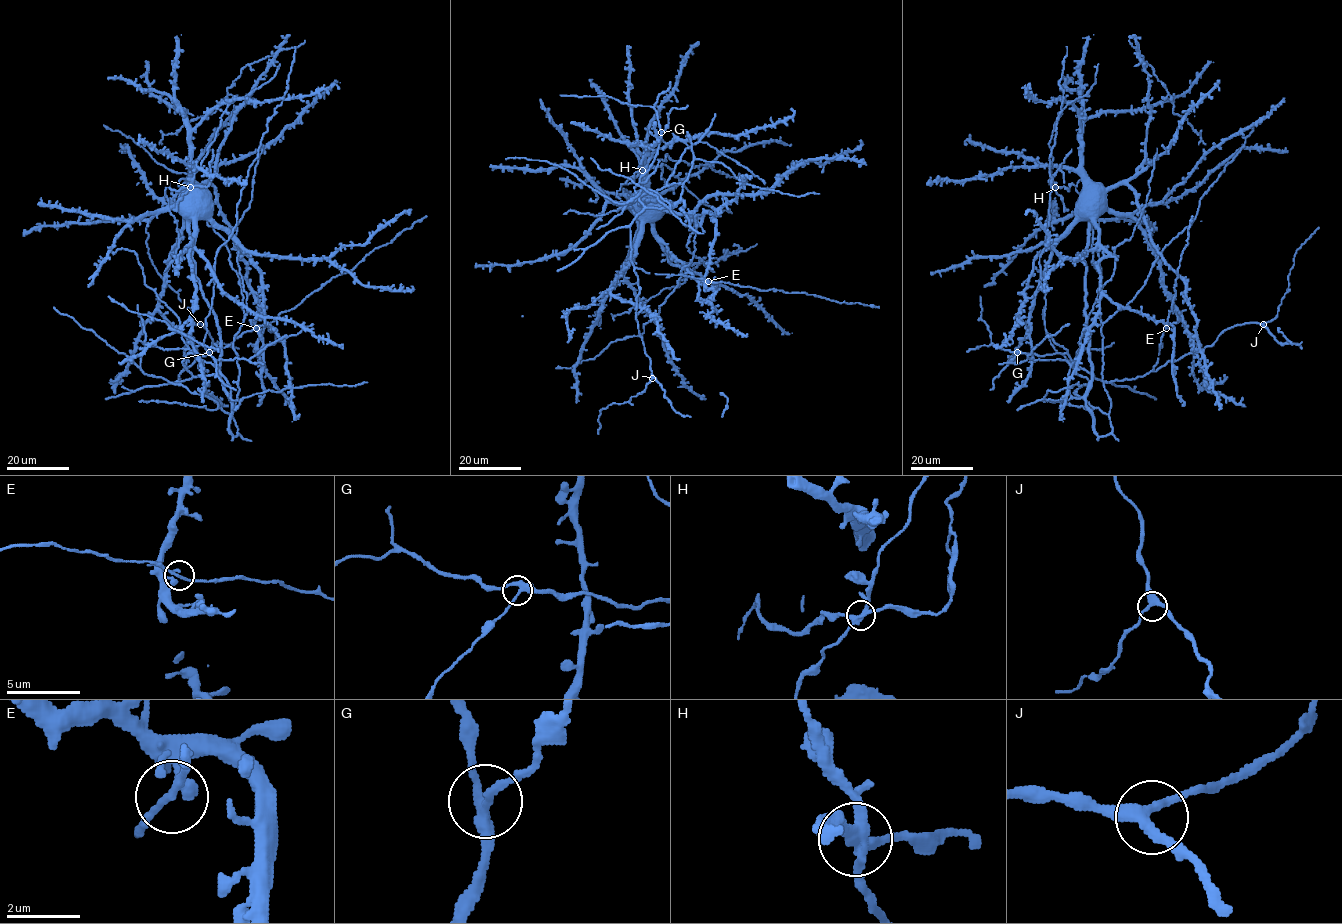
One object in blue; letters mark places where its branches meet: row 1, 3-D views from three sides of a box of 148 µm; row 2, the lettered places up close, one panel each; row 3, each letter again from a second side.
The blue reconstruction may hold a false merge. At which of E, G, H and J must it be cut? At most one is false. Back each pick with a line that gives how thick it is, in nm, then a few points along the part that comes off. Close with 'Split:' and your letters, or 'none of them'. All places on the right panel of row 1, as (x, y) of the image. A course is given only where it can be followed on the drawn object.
H: calibre 280 nm; course (1055, 187), (1065, 186), (1068, 190), (1072, 184), (1085, 201), (1093, 236), (1093, 264), (1096, 271)
Split: H

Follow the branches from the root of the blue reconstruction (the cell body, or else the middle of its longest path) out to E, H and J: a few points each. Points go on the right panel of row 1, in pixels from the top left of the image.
E: (1078, 202), (1095, 222), (1099, 244), (1108, 255), (1098, 263), (1100, 290), (1113, 302), (1162, 321), (1166, 328)
H: (1078, 202), (1082, 201), (1088, 206), (1074, 185), (1068, 190), (1064, 186), (1055, 187)
J: (1078, 202), (1075, 208), (1088, 221), (1085, 314), (1095, 378), (1144, 376), (1210, 346), (1234, 326), (1263, 324)

